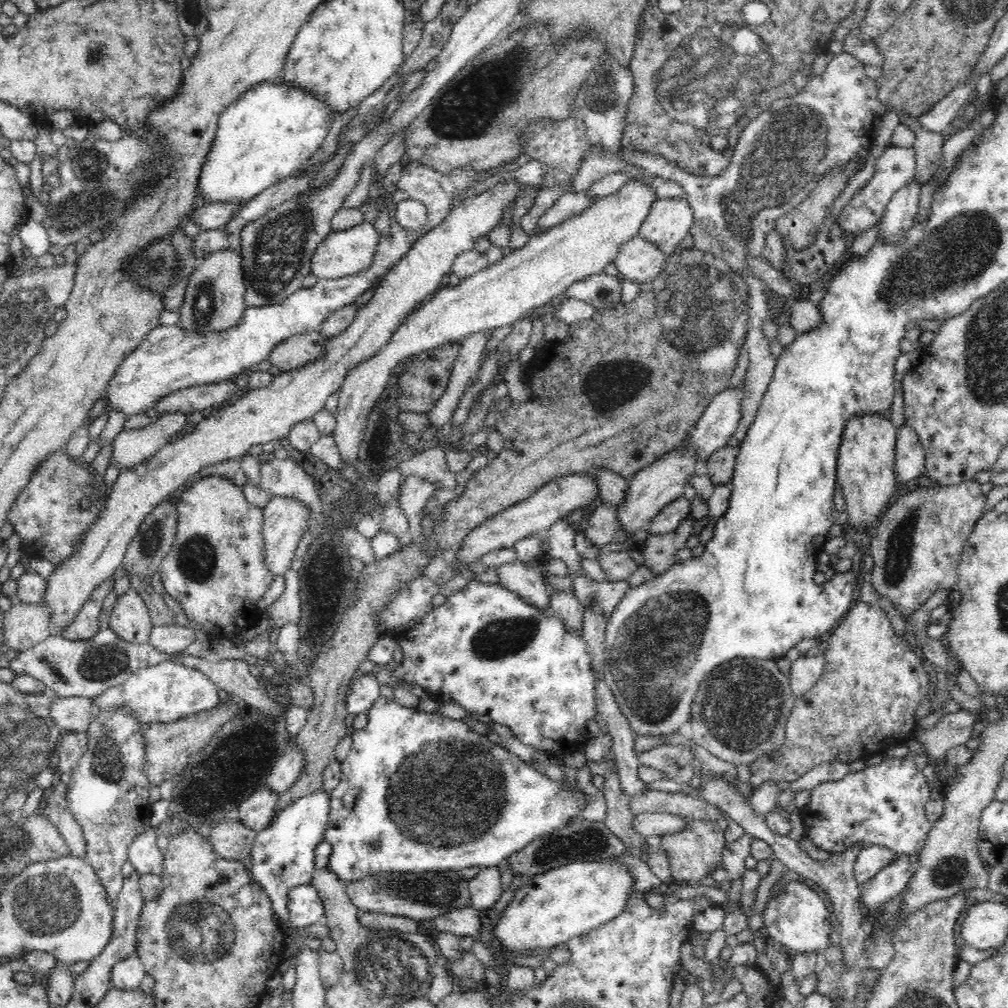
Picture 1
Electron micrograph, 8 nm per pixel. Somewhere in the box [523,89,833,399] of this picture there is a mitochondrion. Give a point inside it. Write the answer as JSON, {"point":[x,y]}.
{"point":[698,303]}

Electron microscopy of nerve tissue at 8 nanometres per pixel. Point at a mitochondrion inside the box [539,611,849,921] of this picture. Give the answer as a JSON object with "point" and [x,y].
{"point":[742,705]}

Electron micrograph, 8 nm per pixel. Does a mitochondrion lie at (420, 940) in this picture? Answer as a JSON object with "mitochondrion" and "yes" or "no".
{"mitochondrion":"yes"}

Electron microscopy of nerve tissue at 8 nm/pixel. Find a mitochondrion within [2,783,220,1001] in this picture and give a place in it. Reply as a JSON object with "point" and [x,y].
{"point":[48,903]}

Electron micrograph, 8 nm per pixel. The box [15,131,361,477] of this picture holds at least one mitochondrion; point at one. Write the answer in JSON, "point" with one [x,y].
{"point":[78,213]}

